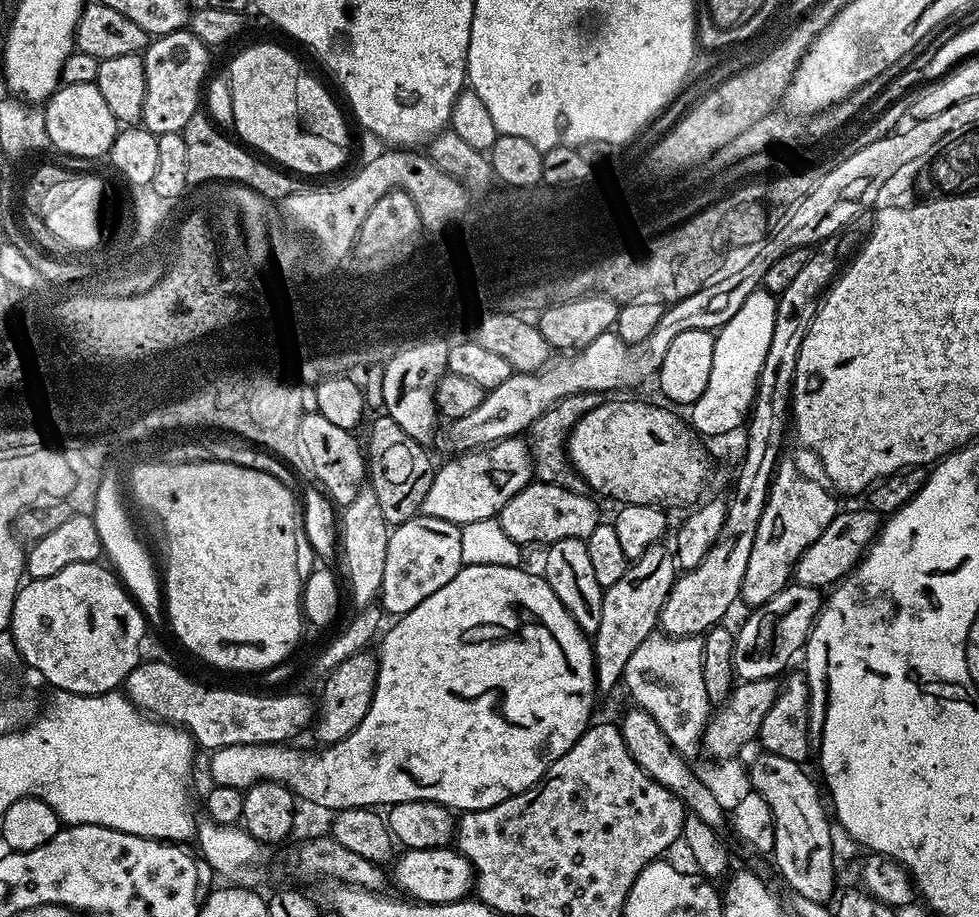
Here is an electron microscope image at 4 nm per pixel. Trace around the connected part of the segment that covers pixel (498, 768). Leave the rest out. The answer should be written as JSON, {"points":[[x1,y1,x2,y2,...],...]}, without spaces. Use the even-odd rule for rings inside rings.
{"points":[[509,562,506,566,474,566,473,564,465,564,458,574,454,574,454,578,450,578,450,582,446,582,446,586,442,586,442,590,434,590,434,594,430,594,430,598,426,598,426,602,422,602,418,606,414,606,414,610,407,612,405,616,399,617,395,621,396,625,383,633,382,639,379,641,380,652,378,651,378,659,376,661,376,685,372,691,372,701,370,702,370,710,366,710,366,718,362,718,362,722,358,722,358,726,346,738,342,738,336,744,329,744,321,747,320,752,288,752,284,756,286,750,284,744,239,744,238,746,226,746,225,748,217,748,211,753,212,756,208,760,208,772,212,775,211,783,213,785,221,784,222,786,234,786,241,790,246,790,250,785,258,783,259,780,273,780,279,784,286,781,293,796,301,801,309,800,312,804,317,804,320,808,332,808,331,810,339,810,342,808,371,808,375,809,376,804,384,804,383,806,391,806,398,802,438,802,442,806,455,810,457,813,477,812,478,810,486,810,490,806,498,806,498,802,506,802,506,798,510,798,514,794,522,794,522,790,526,790,530,786,534,786,534,782,538,782,538,778,542,778,542,774,546,774,548,767,558,758,562,758,562,754,566,754,566,750,570,750,570,746,574,746,574,742,578,742,578,738,585,730,590,727,590,721,593,719,592,707,596,704,598,693,596,691,596,663,592,660,592,640,578,626,578,622,574,622,574,618,570,618,570,614,566,610,566,606,562,606,562,602,558,602,558,594,554,594,554,590,550,590,550,586,544,581,543,575,527,572,524,568,515,568,515,563]]}

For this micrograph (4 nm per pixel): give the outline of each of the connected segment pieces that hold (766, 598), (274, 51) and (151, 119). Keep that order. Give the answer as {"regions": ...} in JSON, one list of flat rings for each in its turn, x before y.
{"regions":[[[788,458,781,459,777,464,776,473,772,476,772,488,768,492,768,504,762,510,762,518,758,522,758,534,754,534,754,547,750,550,750,562,746,566,745,576,742,577,740,599,745,604,755,606,770,602,770,598,774,598,778,590,786,587,793,579,796,563,806,550,806,546,810,546,814,538,818,538,818,534,822,534,822,530,826,530,826,526,830,526,830,522,836,517,838,505,835,498,837,497,823,483,821,484,808,476,803,476,799,466]],[[252,44,242,49,229,62,226,73,228,85,232,88,232,123,234,132,249,144,245,144,249,149,260,151,264,155,261,157,275,162,281,169,304,178,324,176,343,166,346,148,304,132,297,122,293,79,298,78,301,70,301,65,296,65,295,58,280,44]],[[191,30,171,32,155,37,142,53,146,66,146,102,142,102,142,126,155,136,183,132,186,122,198,111,202,104,202,93,209,79,208,56,210,50]]]}

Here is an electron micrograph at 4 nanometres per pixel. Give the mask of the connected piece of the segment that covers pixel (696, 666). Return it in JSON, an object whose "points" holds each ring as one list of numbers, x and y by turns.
{"points":[[663,630,651,632,646,638,646,642,642,642,642,646,638,646,638,650,634,650,630,662,626,662,622,681,623,687,628,687,628,692,632,695,631,703,637,708,646,710,646,714,650,714,650,718,654,718,654,722,658,722,658,726,662,728,662,734,666,734,666,738,670,738,674,750,678,750,678,754,685,758,691,758,696,751,698,753,701,751,704,728,708,724,710,715,706,681,702,679,703,645,704,642,700,636,669,636]]}

